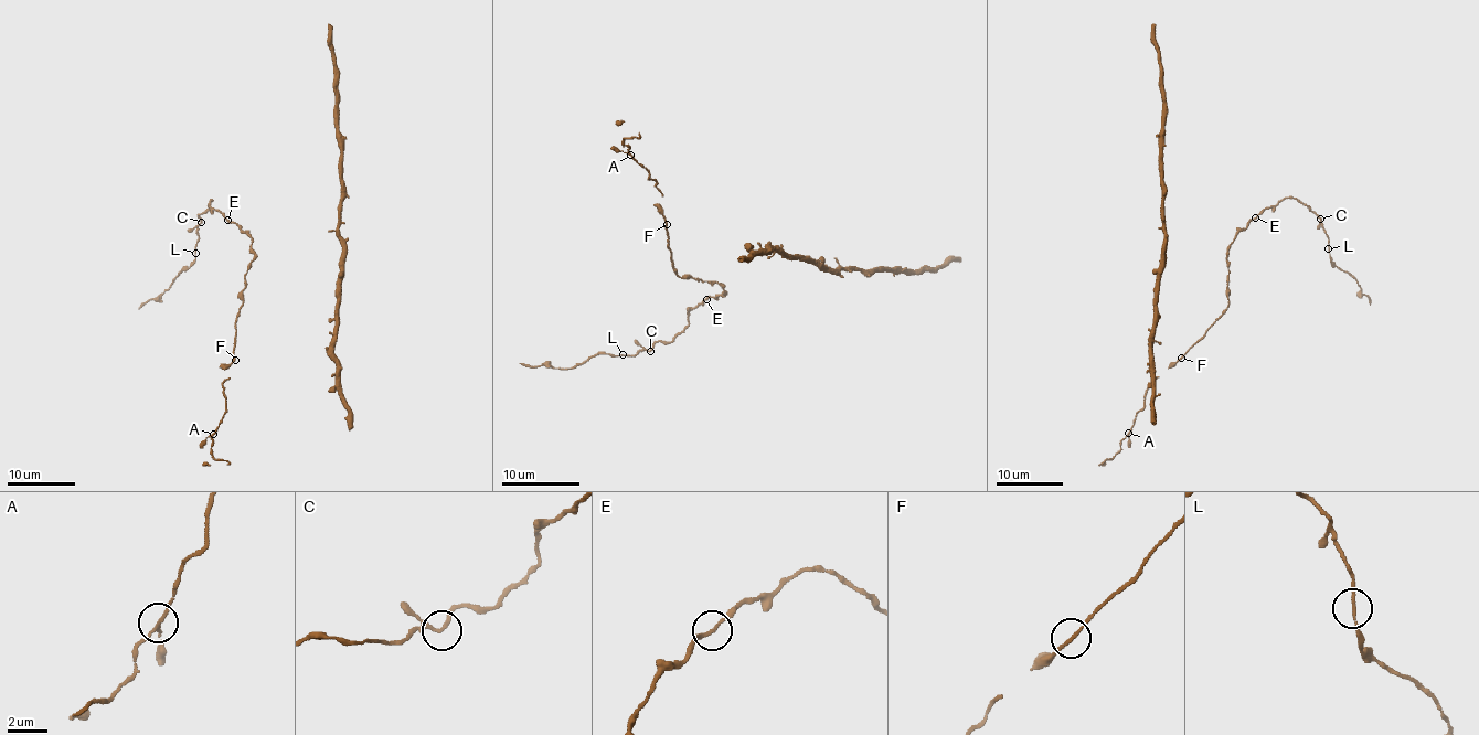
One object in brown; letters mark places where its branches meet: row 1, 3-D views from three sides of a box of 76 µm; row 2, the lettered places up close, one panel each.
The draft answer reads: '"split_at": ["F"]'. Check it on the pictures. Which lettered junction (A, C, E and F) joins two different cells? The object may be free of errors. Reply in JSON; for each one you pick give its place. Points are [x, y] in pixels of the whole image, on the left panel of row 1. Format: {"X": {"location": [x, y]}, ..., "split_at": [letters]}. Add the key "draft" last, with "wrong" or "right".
{"split_at": [], "draft": "wrong"}

